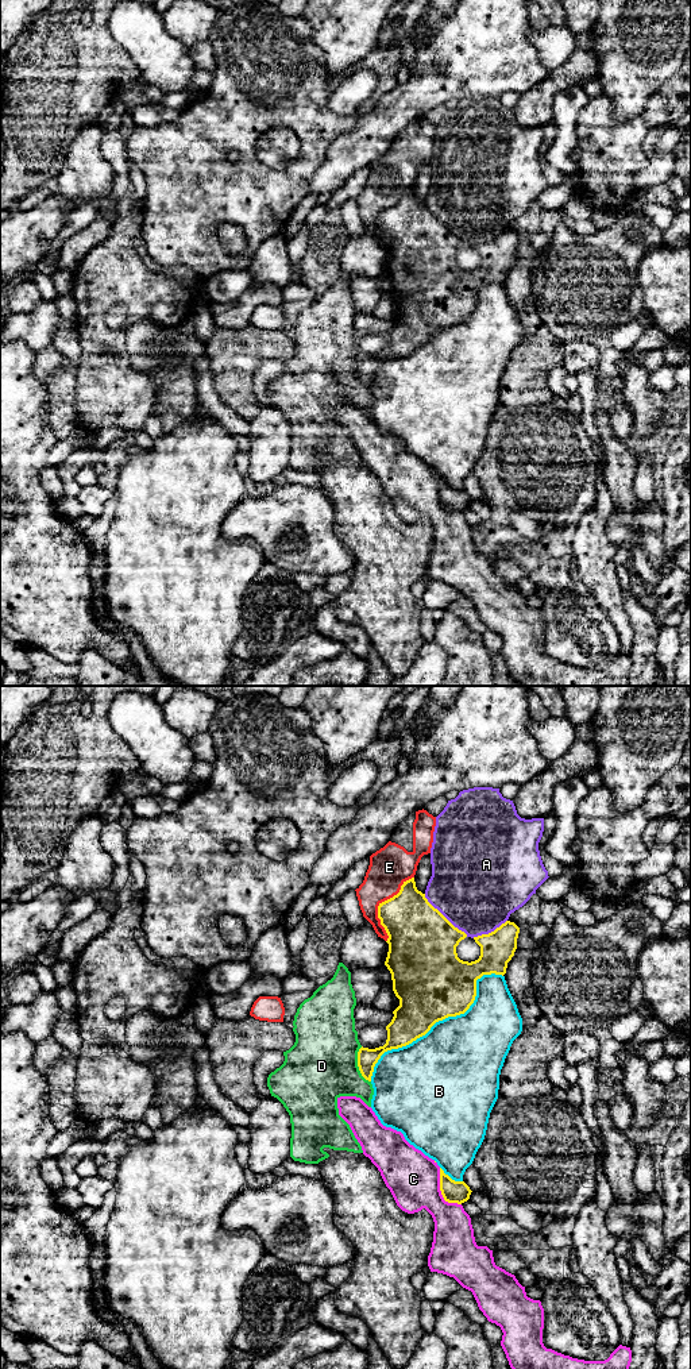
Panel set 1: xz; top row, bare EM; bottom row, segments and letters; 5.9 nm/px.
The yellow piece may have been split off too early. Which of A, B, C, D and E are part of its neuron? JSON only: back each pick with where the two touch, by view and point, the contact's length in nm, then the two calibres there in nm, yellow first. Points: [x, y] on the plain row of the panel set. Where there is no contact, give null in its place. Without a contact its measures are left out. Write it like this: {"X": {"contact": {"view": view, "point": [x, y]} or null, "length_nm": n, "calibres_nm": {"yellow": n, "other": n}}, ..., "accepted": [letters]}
{"accepted": []}

